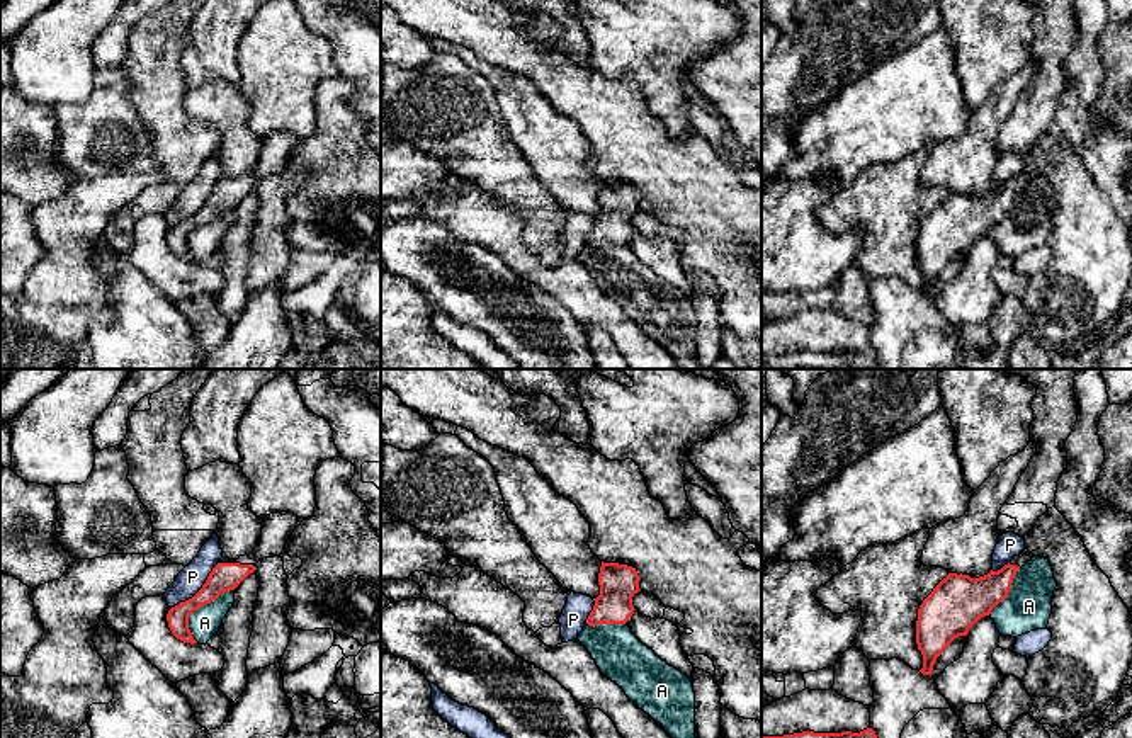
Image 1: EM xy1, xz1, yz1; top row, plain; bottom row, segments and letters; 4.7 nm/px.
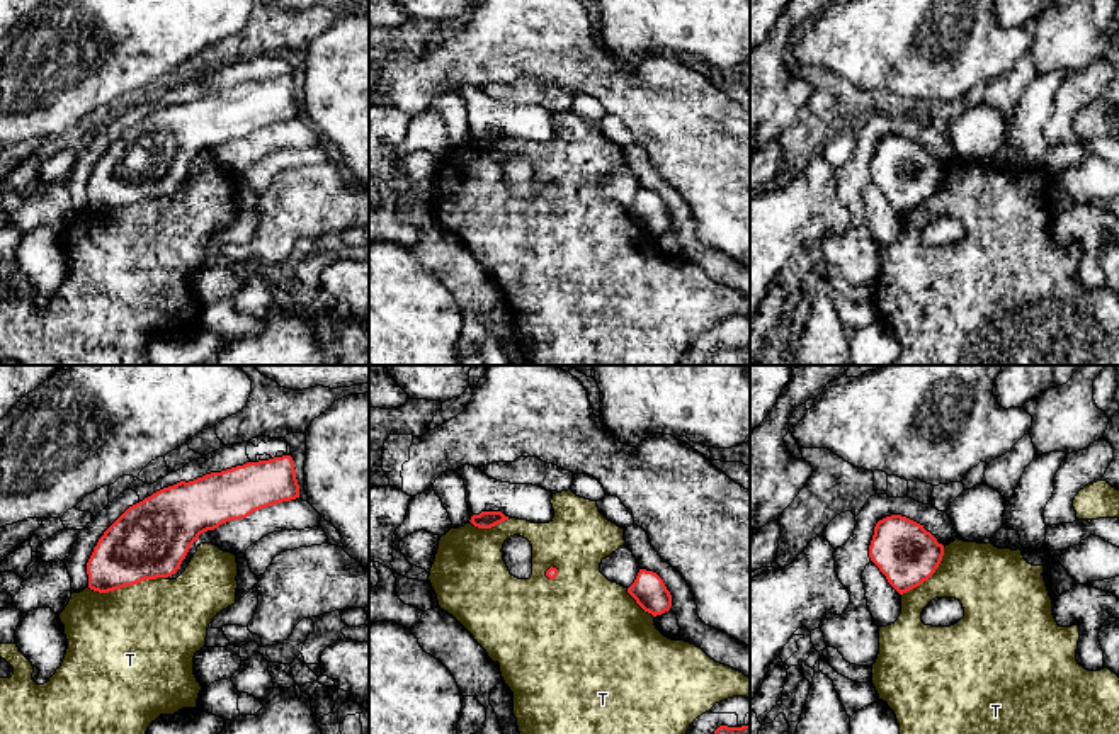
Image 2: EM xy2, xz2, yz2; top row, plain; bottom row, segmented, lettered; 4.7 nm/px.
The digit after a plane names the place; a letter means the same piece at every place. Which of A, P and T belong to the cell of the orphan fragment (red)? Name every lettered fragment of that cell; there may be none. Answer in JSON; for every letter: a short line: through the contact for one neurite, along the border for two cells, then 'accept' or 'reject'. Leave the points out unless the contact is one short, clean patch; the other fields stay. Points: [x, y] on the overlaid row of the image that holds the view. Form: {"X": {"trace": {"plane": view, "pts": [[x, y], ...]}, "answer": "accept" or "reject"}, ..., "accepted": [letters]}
{"A": {"trace": {"plane": "xy1", "pts": [[233, 589], [199, 606], [189, 616], [189, 631], [196, 641]]}, "answer": "reject"}, "P": {"trace": {"plane": "xy1", "pts": [[218, 562], [206, 582], [191, 597], [170, 609]]}, "answer": "reject"}, "T": {"answer": "reject"}, "accepted": []}

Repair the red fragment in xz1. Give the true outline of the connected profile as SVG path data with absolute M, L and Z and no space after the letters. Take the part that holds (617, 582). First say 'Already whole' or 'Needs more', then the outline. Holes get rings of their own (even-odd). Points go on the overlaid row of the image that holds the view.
Already whole. M603 563L598 573L600 595L595 600L586 624L625 624L634 614L632 597L641 590L636 568L619 563Z

